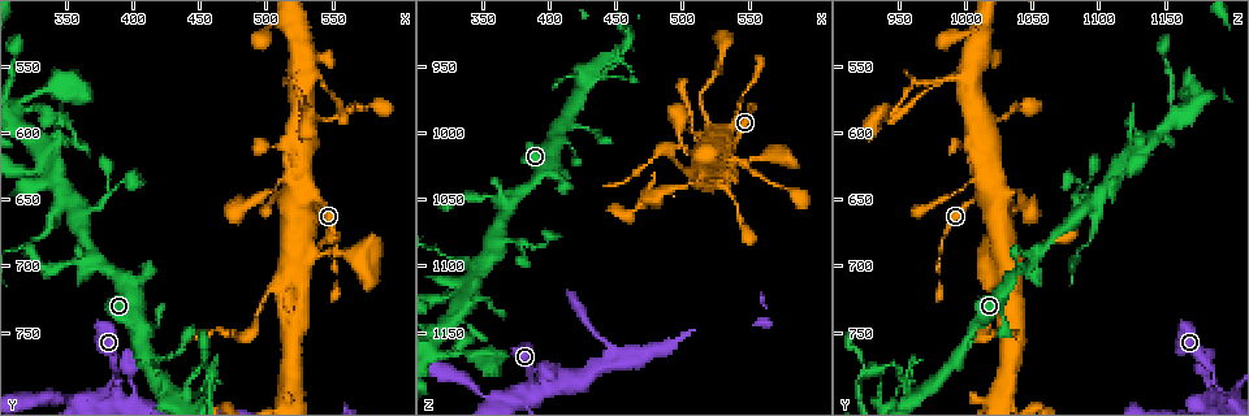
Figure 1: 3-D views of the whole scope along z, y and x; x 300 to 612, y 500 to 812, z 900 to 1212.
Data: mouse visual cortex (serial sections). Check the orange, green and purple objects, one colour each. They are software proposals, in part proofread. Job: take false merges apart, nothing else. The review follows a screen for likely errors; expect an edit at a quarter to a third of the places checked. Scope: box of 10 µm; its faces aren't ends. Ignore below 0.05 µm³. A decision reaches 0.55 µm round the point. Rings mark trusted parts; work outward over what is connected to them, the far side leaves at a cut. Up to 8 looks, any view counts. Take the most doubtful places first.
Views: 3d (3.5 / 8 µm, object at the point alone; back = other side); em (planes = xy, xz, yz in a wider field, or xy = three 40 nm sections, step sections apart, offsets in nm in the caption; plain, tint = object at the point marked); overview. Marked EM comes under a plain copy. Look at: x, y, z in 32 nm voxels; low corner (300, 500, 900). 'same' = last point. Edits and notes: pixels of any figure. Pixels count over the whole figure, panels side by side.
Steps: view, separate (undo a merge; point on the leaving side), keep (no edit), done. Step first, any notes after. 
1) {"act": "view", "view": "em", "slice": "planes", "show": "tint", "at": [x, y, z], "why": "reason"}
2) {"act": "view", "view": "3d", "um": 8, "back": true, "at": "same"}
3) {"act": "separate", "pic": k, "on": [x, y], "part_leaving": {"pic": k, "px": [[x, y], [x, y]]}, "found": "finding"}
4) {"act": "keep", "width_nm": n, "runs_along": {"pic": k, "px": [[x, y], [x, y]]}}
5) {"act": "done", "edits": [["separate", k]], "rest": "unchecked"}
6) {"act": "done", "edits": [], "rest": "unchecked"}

{"act": "view", "view": "3d", "um": 3.5, "at": [448, 780, 950], "why": "calibre changes"}

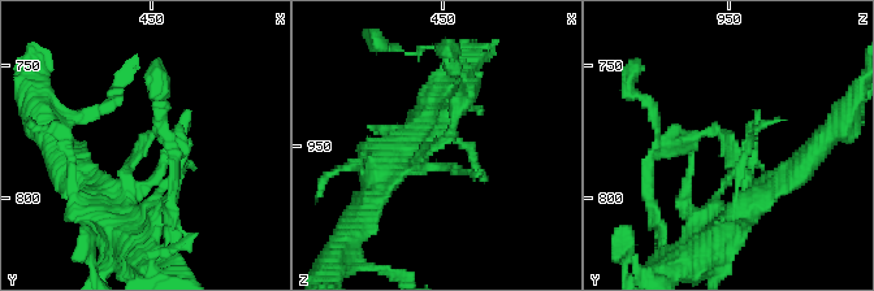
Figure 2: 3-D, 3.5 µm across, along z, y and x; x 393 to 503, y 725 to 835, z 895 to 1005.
{"act": "view", "view": "em", "slice": "xy", "step": 5, "show": "tint", "at": [448, 780, 949], "arm_widths_nm": [200, 250], "why": "now the EM"}

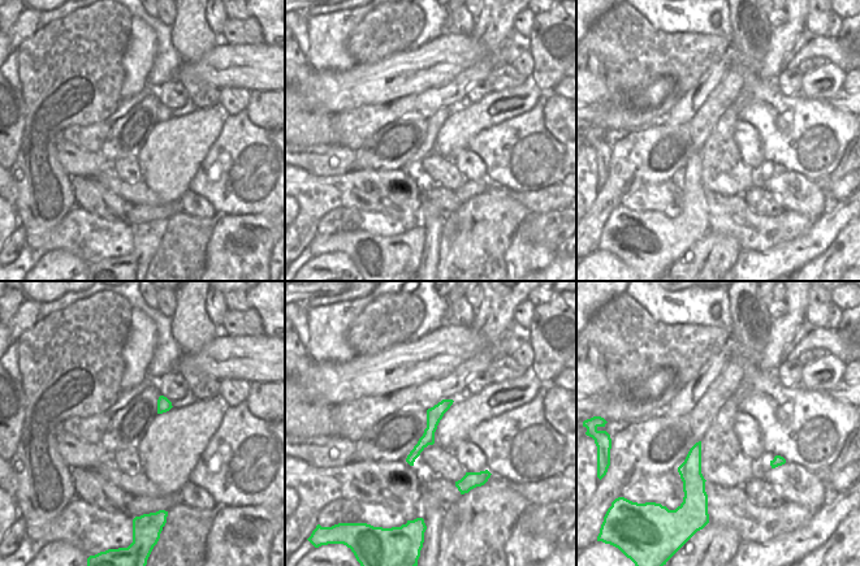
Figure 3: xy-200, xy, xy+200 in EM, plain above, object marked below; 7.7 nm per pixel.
{"act": "keep", "runs_along": {"pic": 3, "px": [[448, 402], [410, 459]]}, "found": "continuous, no second cell"}

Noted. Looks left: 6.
{"act": "view", "view": "3d", "um": 3.5, "at": [362, 664, 1082], "why": "side arm on a straight run"}

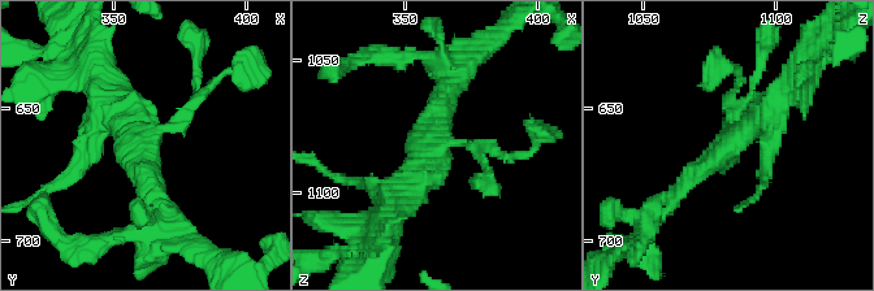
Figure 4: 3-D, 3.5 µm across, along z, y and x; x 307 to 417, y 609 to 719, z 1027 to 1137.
{"act": "view", "view": "em", "slice": "xy", "step": 1, "show": "tint", "at": [362, 663, 1084], "arms": 3, "arm_widths_nm": [200, 250, 350]}

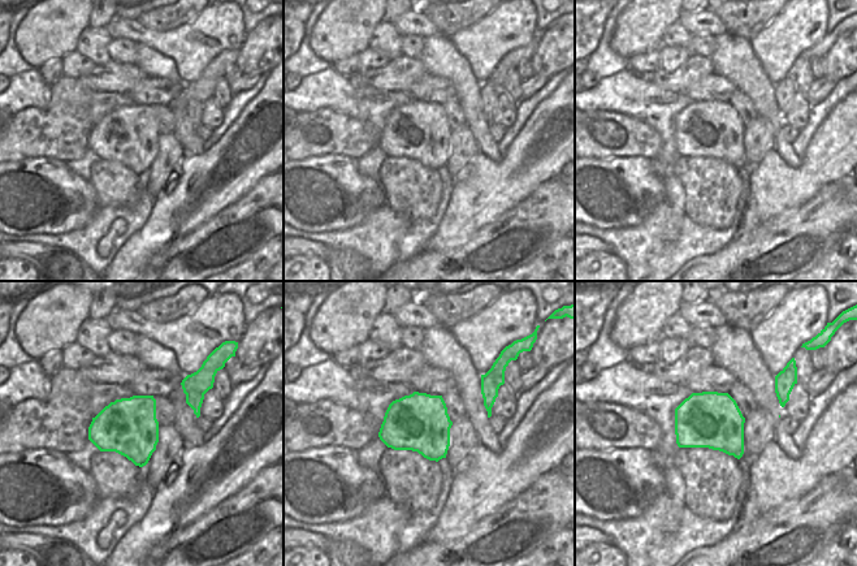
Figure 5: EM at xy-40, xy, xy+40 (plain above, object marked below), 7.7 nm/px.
{"act": "keep", "width_nm": 440, "runs_along": {"pic": 4, "px": [[667, 202], [784, 90]]}, "found": "one cell here"}

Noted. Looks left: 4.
{"act": "view", "view": "3d", "um": 3.5, "at": [340, 624, 1120], "why": "four or more arms meet"}

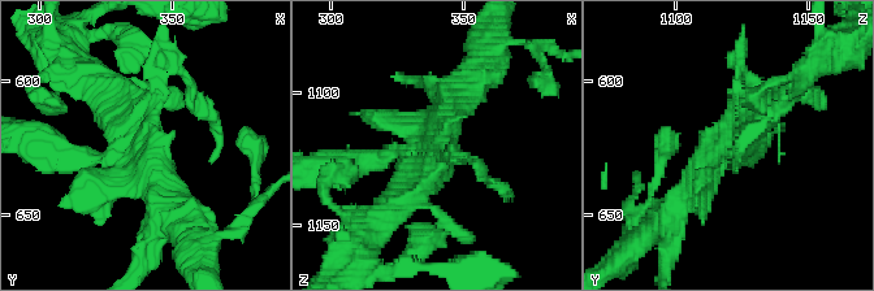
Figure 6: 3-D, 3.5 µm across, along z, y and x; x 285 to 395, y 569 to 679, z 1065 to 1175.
{"act": "view", "view": "em", "slice": "planes", "show": "tint", "at": [342, 623, 1119], "arms": 4, "arm_widths_nm": [150, 150, 300, 300], "why": "need the tissue"}

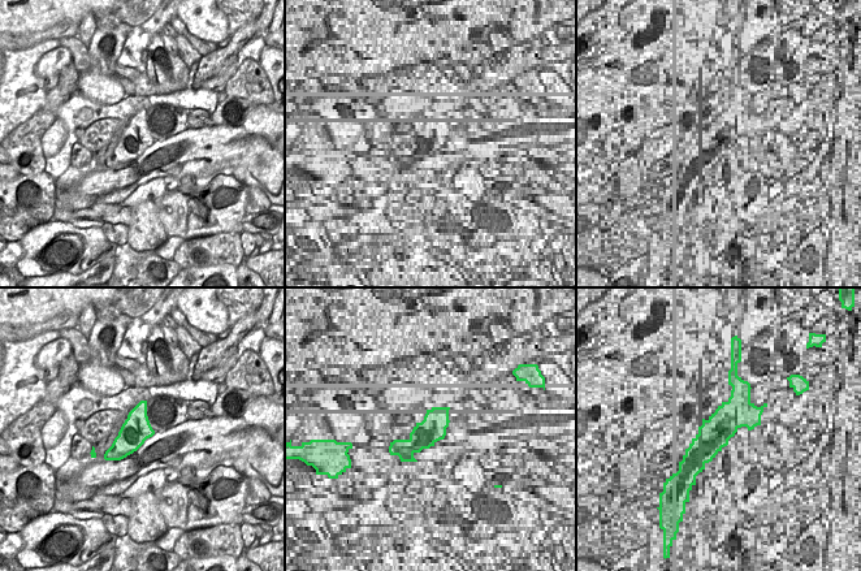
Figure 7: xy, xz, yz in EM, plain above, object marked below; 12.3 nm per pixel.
{"act": "keep", "runs_along": {"pic": 6, "px": [[676, 208], [709, 156], [783, 100]]}, "found": "all the same cell"}

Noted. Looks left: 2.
{"act": "done", "edits": [], "rest": "unchecked"}

